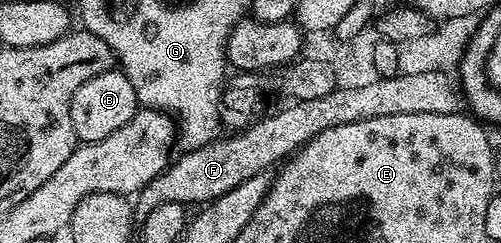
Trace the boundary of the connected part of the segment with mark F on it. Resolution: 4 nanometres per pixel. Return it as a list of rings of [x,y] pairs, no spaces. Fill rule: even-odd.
[[[444,71],[371,78],[366,85],[356,83],[350,89],[337,87],[322,98],[295,100],[286,105],[287,108],[263,120],[255,119],[245,128],[226,134],[230,136],[223,135],[211,144],[179,155],[178,161],[175,159],[137,193],[137,215],[144,217],[164,202],[205,206],[228,194],[242,182],[247,182],[253,175],[281,165],[308,141],[316,138],[316,134],[324,134],[324,130],[332,130],[332,126],[348,126],[348,122],[384,118],[384,114],[459,114],[464,108],[464,97],[459,81],[449,71]]]

